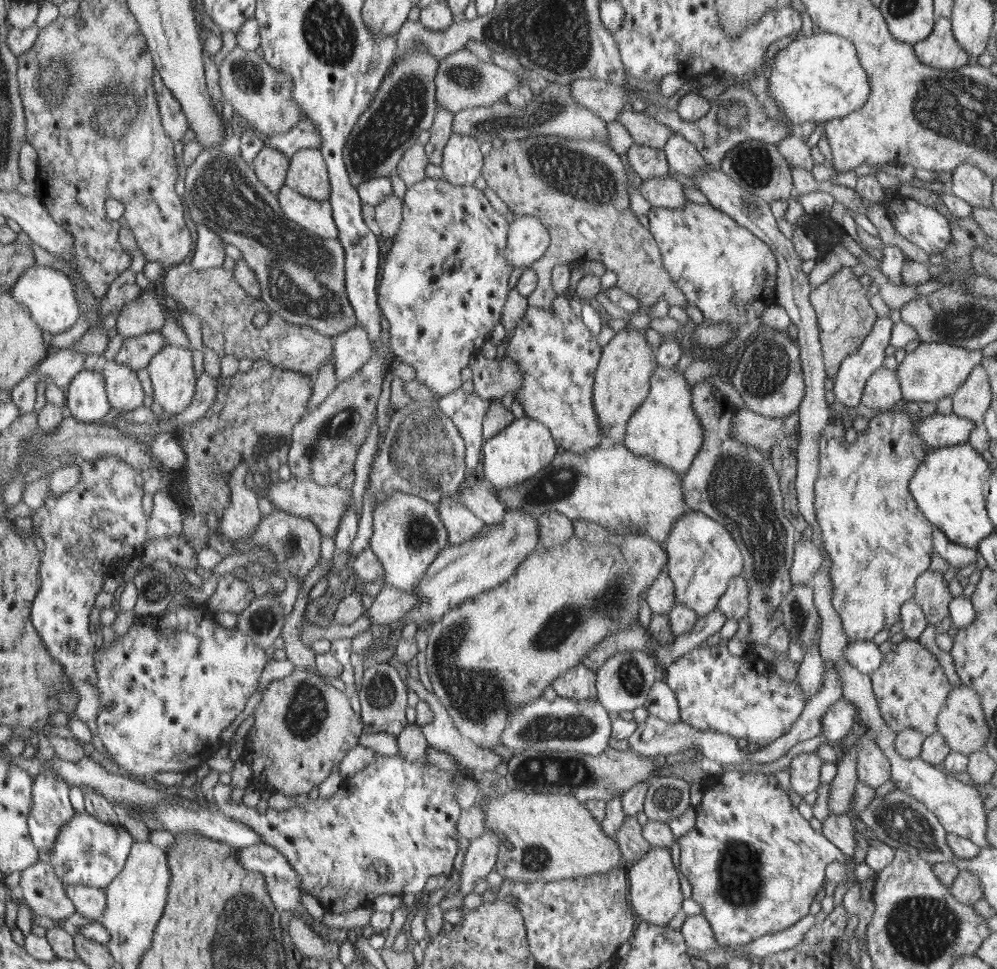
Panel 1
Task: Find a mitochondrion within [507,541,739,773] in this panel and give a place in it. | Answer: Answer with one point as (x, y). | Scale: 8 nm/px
(553, 632)

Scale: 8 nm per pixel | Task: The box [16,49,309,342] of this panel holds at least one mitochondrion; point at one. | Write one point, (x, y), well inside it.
(248, 76)

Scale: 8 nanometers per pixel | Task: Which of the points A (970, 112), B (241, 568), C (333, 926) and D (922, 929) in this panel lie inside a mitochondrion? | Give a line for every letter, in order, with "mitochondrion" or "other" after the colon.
A: mitochondrion
B: other
C: other
D: mitochondrion

